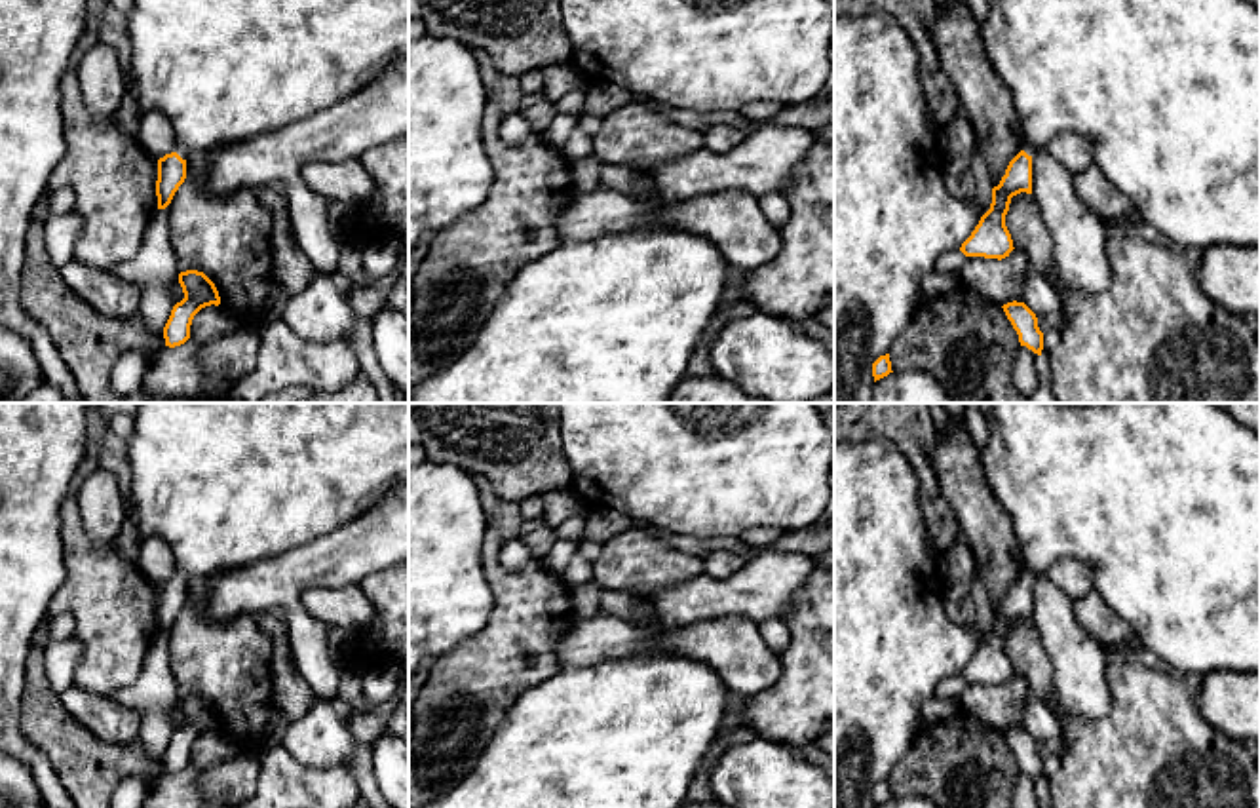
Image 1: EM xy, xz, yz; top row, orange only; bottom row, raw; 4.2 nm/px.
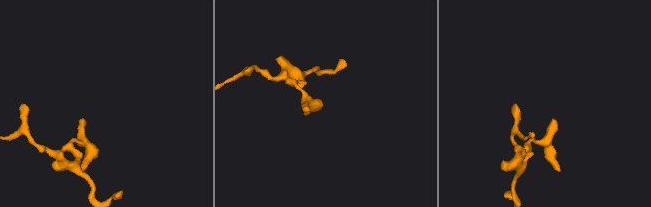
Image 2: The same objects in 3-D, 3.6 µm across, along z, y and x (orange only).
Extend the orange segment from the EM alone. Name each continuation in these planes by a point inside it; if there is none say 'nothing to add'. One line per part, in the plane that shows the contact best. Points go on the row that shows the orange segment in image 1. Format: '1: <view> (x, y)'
1: xy (223, 71)

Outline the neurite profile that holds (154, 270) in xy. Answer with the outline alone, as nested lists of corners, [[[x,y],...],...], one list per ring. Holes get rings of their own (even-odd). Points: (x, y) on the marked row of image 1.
[[[156,209],[143,245],[129,262],[110,268],[118,278],[141,289],[139,314],[152,331],[162,331],[175,306],[173,287],[179,281],[179,262],[169,240],[165,209]]]

